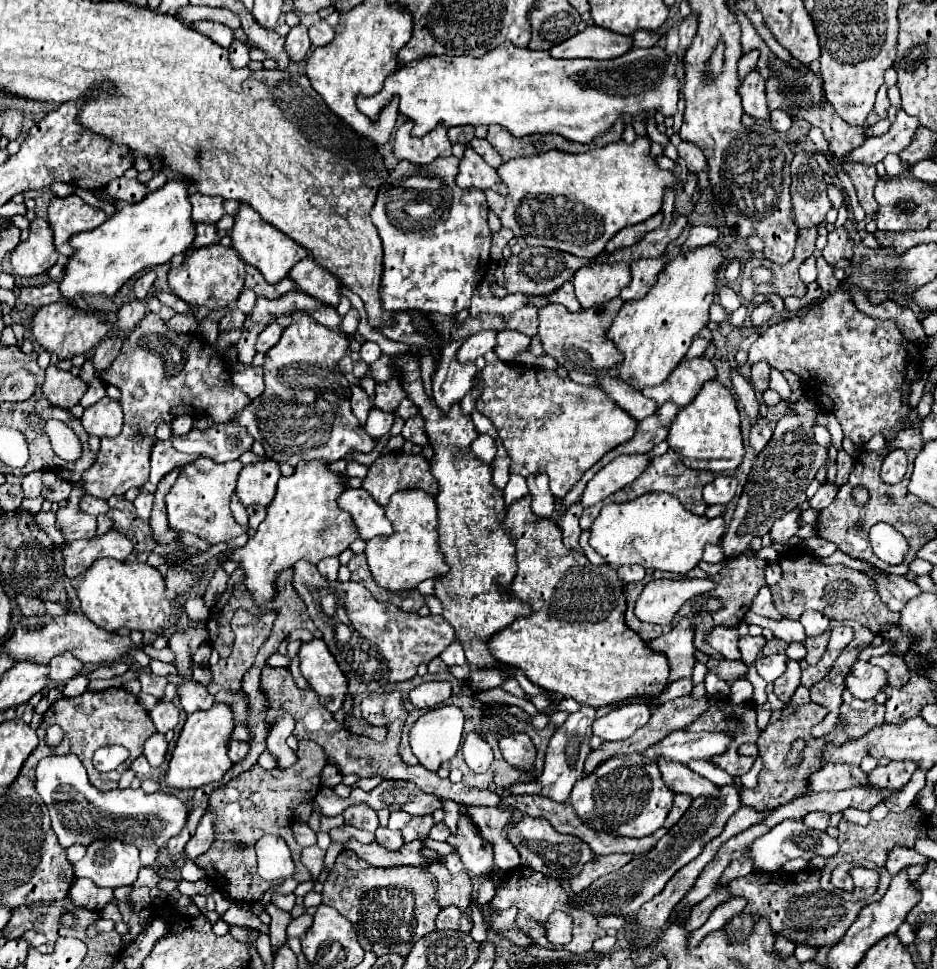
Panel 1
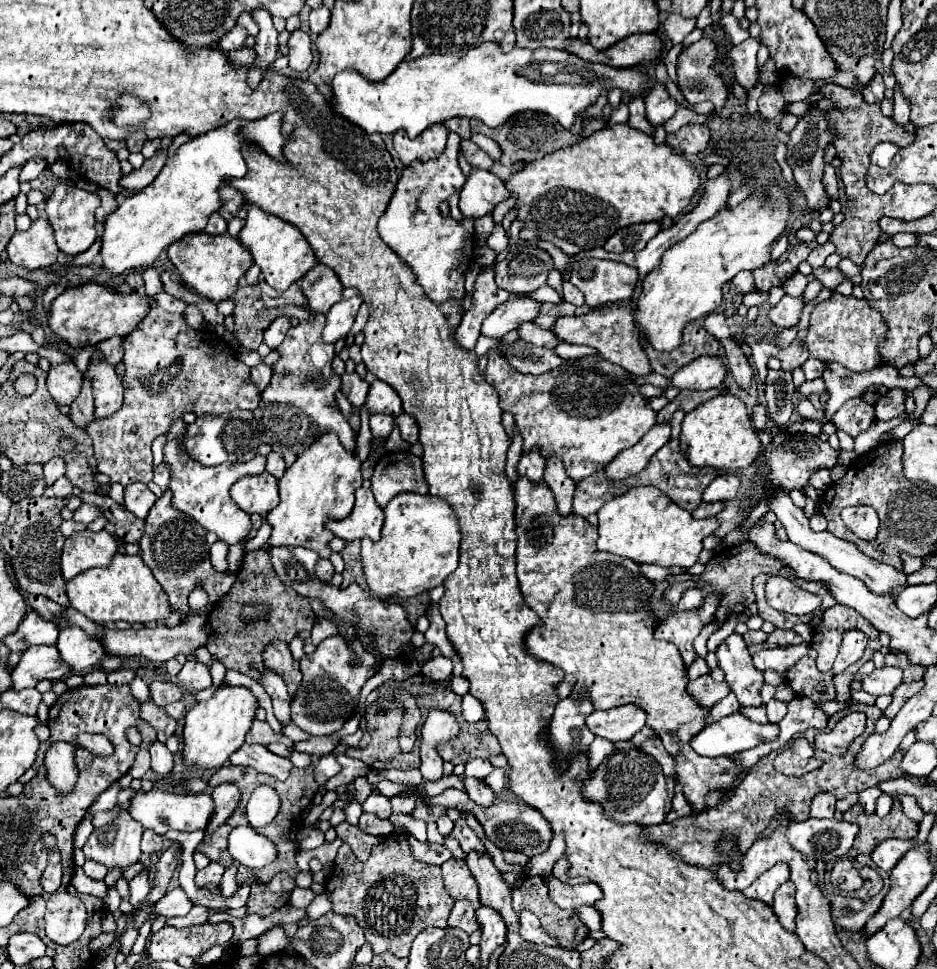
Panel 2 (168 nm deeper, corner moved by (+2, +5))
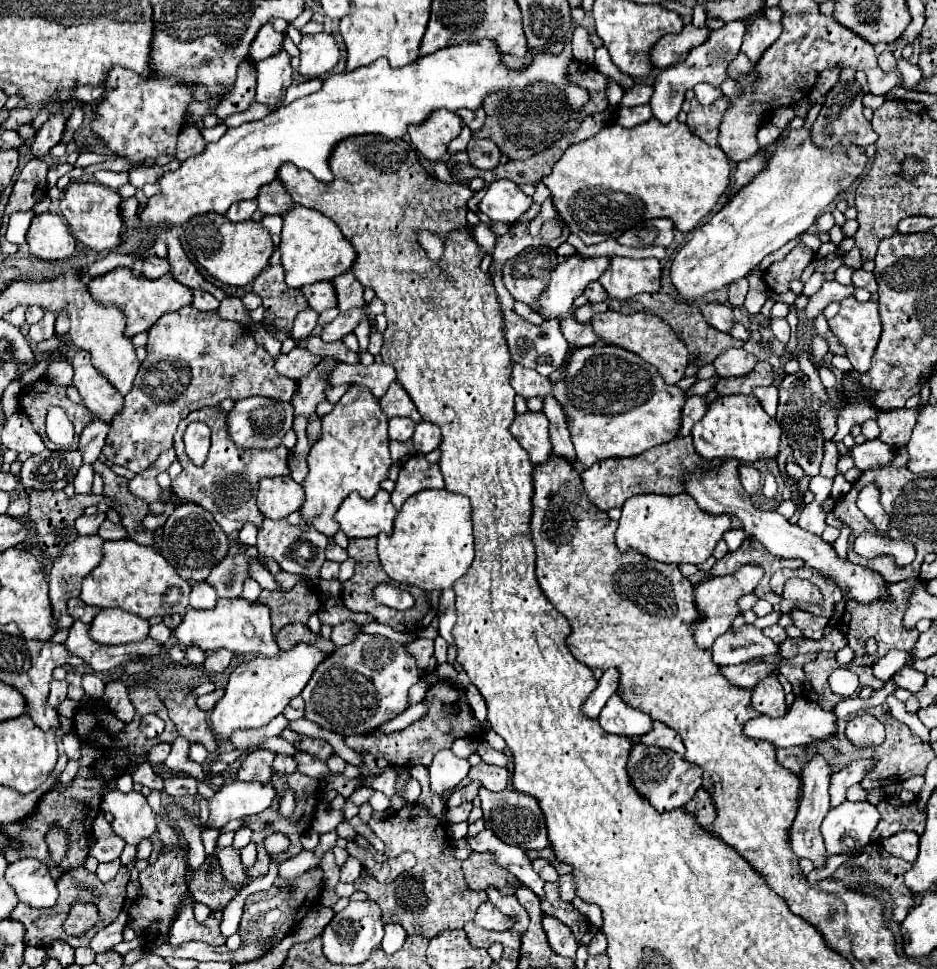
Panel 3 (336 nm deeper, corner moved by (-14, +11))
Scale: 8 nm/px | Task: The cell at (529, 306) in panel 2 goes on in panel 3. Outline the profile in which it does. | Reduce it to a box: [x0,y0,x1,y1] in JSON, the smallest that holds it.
[536,255,608,319]

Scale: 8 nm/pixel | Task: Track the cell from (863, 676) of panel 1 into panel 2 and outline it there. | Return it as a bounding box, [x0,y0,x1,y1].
[862,667,902,695]

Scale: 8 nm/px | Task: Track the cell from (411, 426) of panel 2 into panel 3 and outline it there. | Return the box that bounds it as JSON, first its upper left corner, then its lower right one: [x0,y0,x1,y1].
[412,421,440,453]

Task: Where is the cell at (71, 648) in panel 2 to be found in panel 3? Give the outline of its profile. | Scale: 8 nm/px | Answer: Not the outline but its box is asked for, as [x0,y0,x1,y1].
[88,609,148,645]

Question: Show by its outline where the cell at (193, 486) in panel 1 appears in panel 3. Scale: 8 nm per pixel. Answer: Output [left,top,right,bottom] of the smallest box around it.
[172,407,290,533]

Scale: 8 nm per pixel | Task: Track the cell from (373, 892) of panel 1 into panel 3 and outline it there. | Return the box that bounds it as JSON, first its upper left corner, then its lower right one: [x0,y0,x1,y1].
[354,805,486,939]

